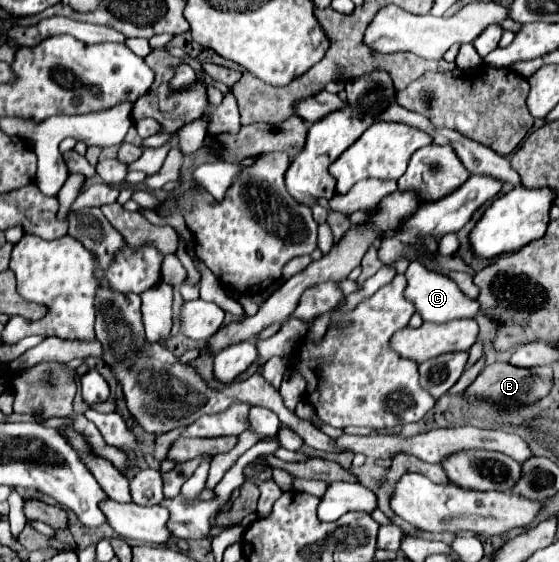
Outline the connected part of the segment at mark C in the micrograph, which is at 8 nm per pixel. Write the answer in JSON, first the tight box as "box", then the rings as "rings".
{"box":[405,260,479,322],"rings":[[[413,260],[405,272],[407,278],[407,288],[405,288],[405,298],[409,302],[415,304],[417,312],[421,314],[423,320],[429,322],[449,322],[449,320],[457,320],[457,318],[473,318],[479,314],[479,302],[467,298],[457,286],[455,282],[451,282],[451,278],[427,270],[421,262]]]}

